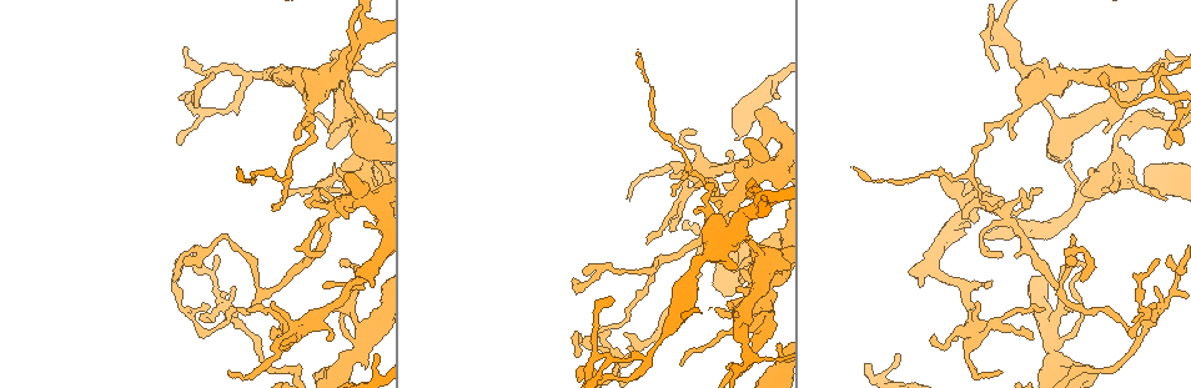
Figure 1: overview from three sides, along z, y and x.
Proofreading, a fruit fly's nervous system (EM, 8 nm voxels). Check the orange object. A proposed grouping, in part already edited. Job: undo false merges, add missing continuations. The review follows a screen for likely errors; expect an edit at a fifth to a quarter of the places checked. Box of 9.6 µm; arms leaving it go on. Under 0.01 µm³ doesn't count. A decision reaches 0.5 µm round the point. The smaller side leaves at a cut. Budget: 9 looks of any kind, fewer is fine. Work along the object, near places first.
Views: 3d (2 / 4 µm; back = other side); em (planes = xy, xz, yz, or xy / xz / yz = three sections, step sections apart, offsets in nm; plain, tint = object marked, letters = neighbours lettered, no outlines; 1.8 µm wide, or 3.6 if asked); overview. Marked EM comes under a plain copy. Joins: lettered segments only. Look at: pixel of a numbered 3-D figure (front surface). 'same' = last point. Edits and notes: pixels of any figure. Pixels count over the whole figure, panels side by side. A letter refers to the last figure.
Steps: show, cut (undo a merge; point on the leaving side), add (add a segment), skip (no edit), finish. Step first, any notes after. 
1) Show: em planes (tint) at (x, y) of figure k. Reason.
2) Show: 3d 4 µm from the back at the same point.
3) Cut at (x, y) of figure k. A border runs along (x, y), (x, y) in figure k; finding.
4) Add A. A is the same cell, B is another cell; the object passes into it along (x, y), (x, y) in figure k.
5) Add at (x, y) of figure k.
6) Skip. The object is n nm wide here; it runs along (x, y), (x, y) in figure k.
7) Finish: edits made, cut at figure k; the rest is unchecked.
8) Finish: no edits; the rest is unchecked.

Show: em planes (letters) at (1105, 75) of figure 1. Branch stops here.

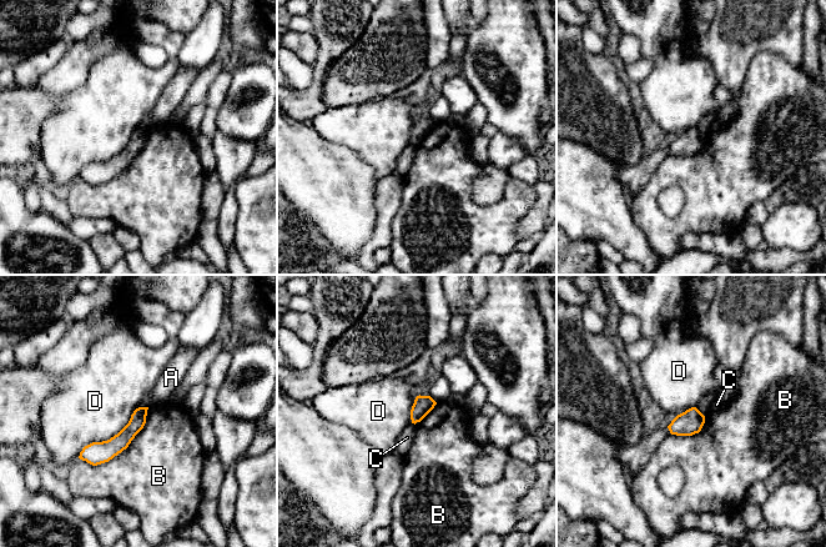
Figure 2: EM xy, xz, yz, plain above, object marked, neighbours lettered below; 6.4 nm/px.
Skip. A, B, C and D are other cells; no lettered segment goes on from it.

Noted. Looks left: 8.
Show: 3d 4 µm at (1161, 308) of figure 1. Two arms in line, one across.

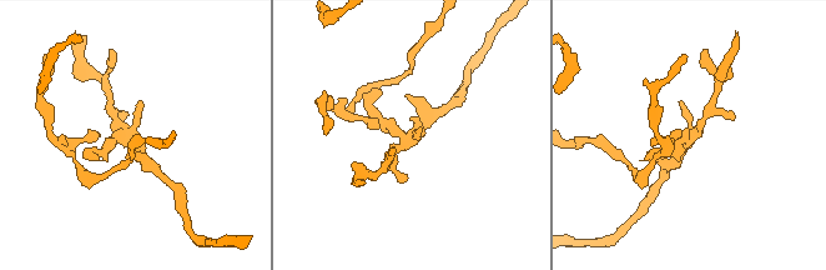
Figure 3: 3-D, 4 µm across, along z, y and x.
Show: em planes (letters) at (402, 140) of figure 3. Need the tissue.

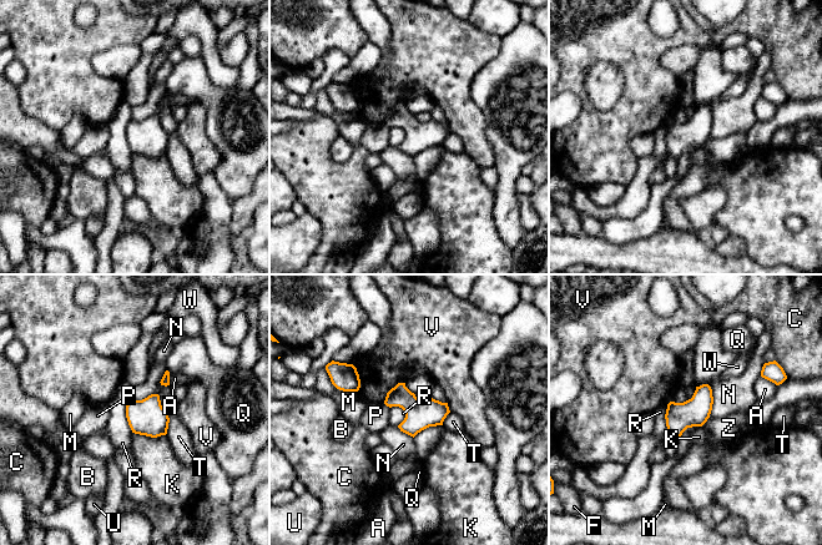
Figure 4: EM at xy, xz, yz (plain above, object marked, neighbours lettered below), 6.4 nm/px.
Skip. A, B, C, F, K, M, N, P, Q, R, T, U, V, W and Z are other cells; one neuron here.

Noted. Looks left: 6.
Show: em planes (tint) at (1071, 309) of figure 1. Tapers out.

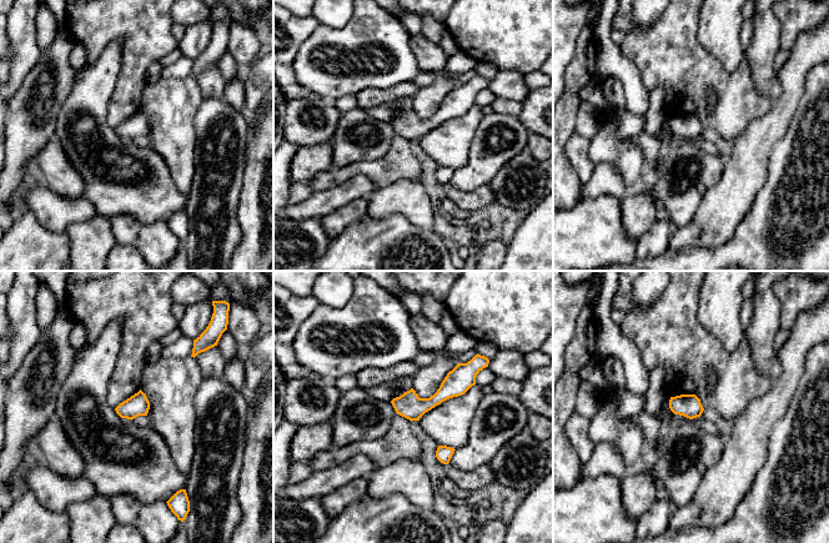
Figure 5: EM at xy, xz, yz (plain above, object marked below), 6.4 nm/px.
Show: em planes (letters) at the same point. See the neighbours.

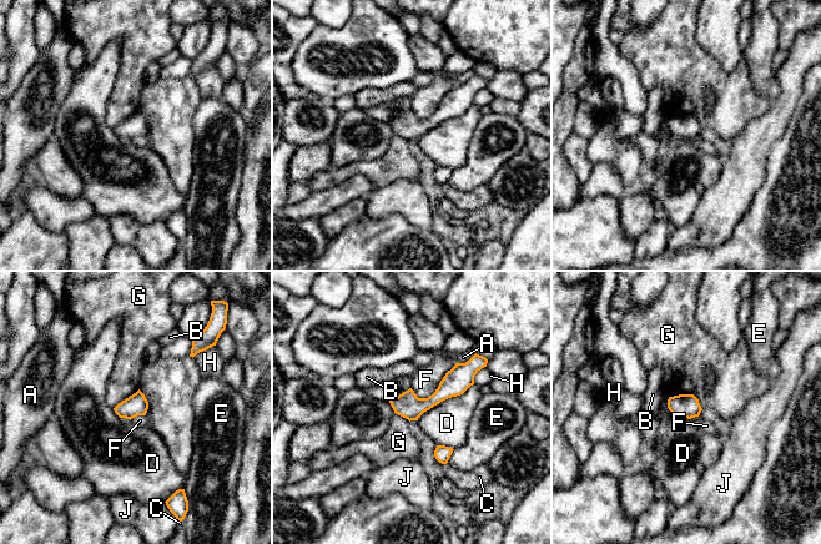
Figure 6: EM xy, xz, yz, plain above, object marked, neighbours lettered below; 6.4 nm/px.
Skip. The object is 140 nm wide here; A, B, C, D, E, F, G, H and J are other cells; it runs along (469, 363), (434, 399), (397, 409) in figure 6; no lettered segment goes on from it.

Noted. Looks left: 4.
Show: em planes (tint) at (994, 206) of figure 1. Free end.

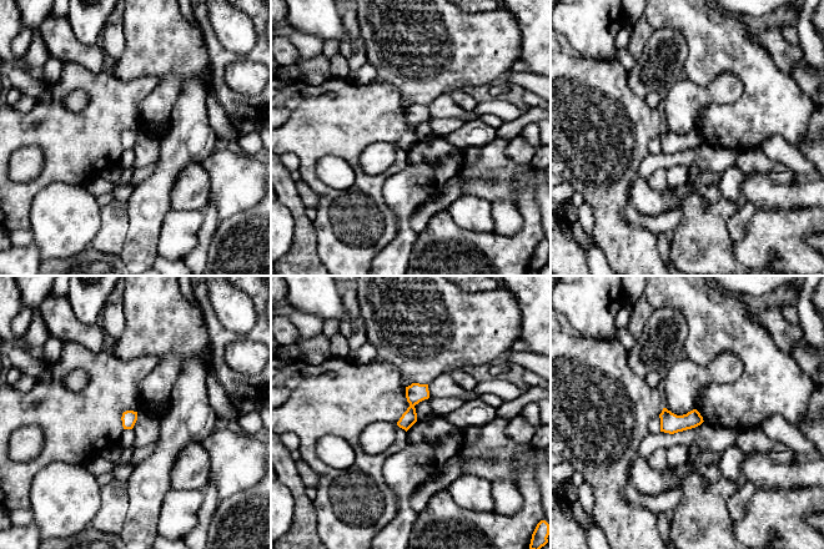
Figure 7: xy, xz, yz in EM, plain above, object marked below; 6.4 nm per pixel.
Show: em planes (letters) at the same point. See the neighbours.

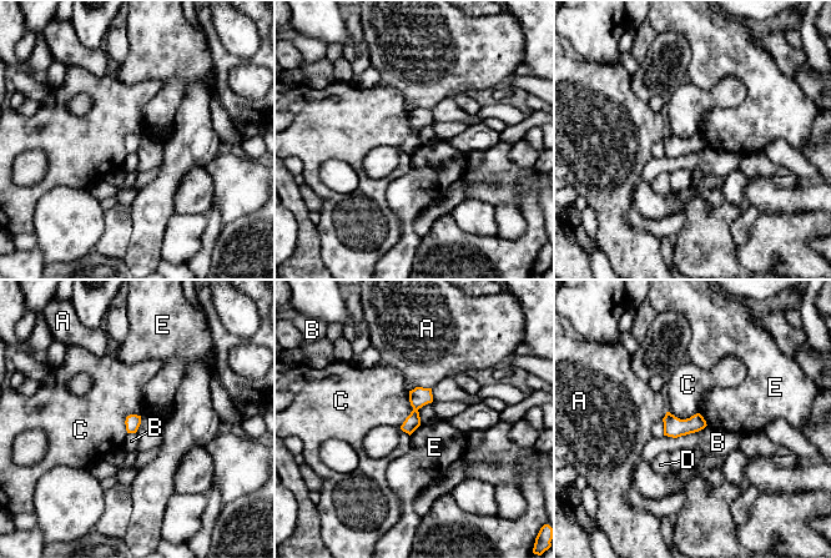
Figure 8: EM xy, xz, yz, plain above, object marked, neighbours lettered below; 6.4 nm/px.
Skip. The longest contact is with B, 280 nm; A, B, C, D and E are other cells; no lettered segment goes on from it.

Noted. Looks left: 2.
Finish: no edits; the rest is unchecked.

